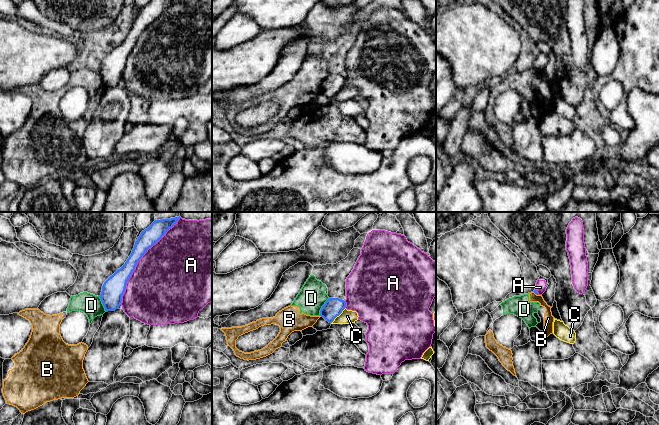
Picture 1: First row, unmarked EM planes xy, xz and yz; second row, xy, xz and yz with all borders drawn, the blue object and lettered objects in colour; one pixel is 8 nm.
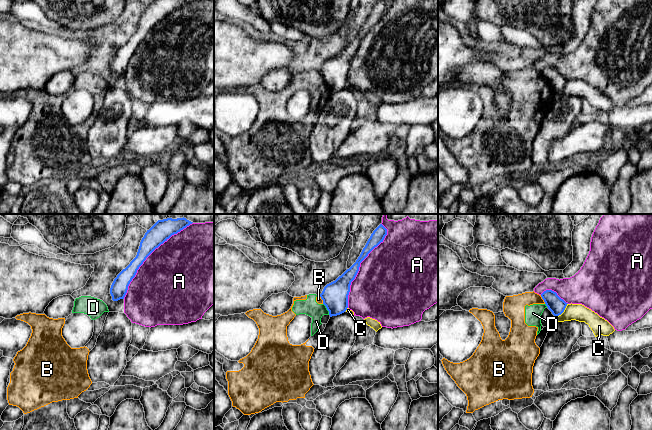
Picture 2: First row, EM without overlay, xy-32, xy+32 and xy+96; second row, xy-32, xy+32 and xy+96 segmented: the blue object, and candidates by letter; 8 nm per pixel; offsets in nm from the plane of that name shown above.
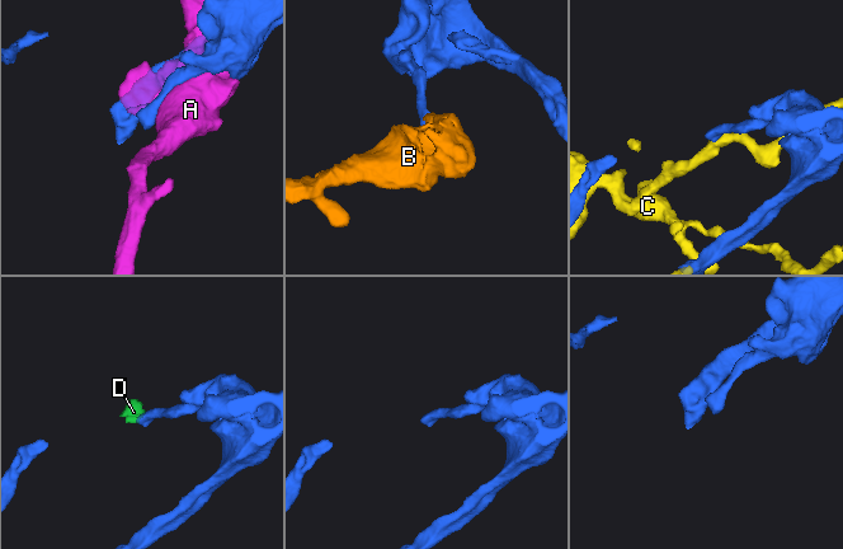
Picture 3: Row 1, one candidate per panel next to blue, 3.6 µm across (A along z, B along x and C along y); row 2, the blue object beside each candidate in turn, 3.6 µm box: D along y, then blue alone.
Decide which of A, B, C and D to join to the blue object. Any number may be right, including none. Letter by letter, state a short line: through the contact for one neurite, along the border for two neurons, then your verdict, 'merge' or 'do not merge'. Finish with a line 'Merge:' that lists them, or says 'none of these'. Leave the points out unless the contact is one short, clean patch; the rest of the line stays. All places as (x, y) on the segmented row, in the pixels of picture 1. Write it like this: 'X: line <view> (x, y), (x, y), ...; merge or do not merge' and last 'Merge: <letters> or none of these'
A: do not merge
B: line yz (533, 291), (538, 295); do not merge
C: line xz (345, 308), (331, 323); do not merge
D: line xz (329, 298), (322, 306), (319, 315); do not merge
Merge: none of these

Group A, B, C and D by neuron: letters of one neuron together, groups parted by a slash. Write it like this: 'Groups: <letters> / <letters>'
Groups: A / B D / C

